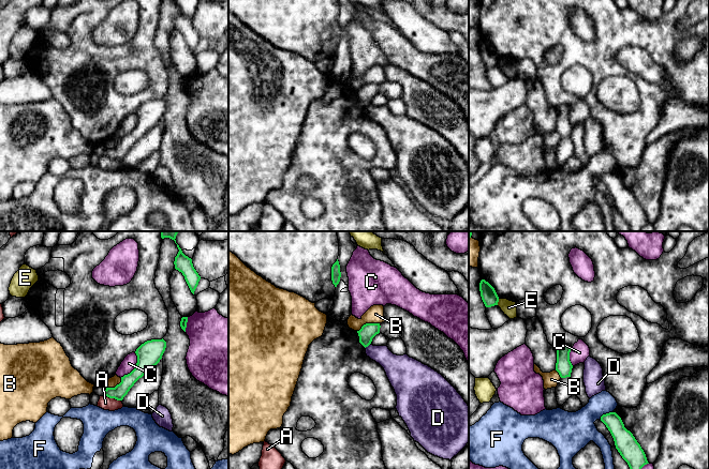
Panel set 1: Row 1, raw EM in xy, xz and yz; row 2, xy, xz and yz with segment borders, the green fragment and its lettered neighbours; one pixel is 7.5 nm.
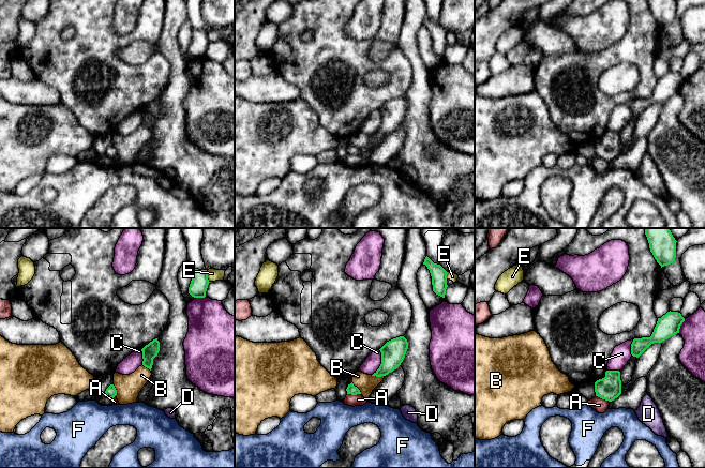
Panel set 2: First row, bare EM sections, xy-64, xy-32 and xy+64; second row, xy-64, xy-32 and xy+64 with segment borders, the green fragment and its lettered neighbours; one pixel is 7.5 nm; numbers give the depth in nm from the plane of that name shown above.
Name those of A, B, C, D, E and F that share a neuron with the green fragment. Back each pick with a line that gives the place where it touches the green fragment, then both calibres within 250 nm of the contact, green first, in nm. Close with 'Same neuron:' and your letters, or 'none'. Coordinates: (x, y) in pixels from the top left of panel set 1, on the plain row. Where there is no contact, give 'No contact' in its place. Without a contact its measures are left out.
Same neuron: none

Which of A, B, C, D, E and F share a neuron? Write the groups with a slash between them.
A / B / C / D / E / F

